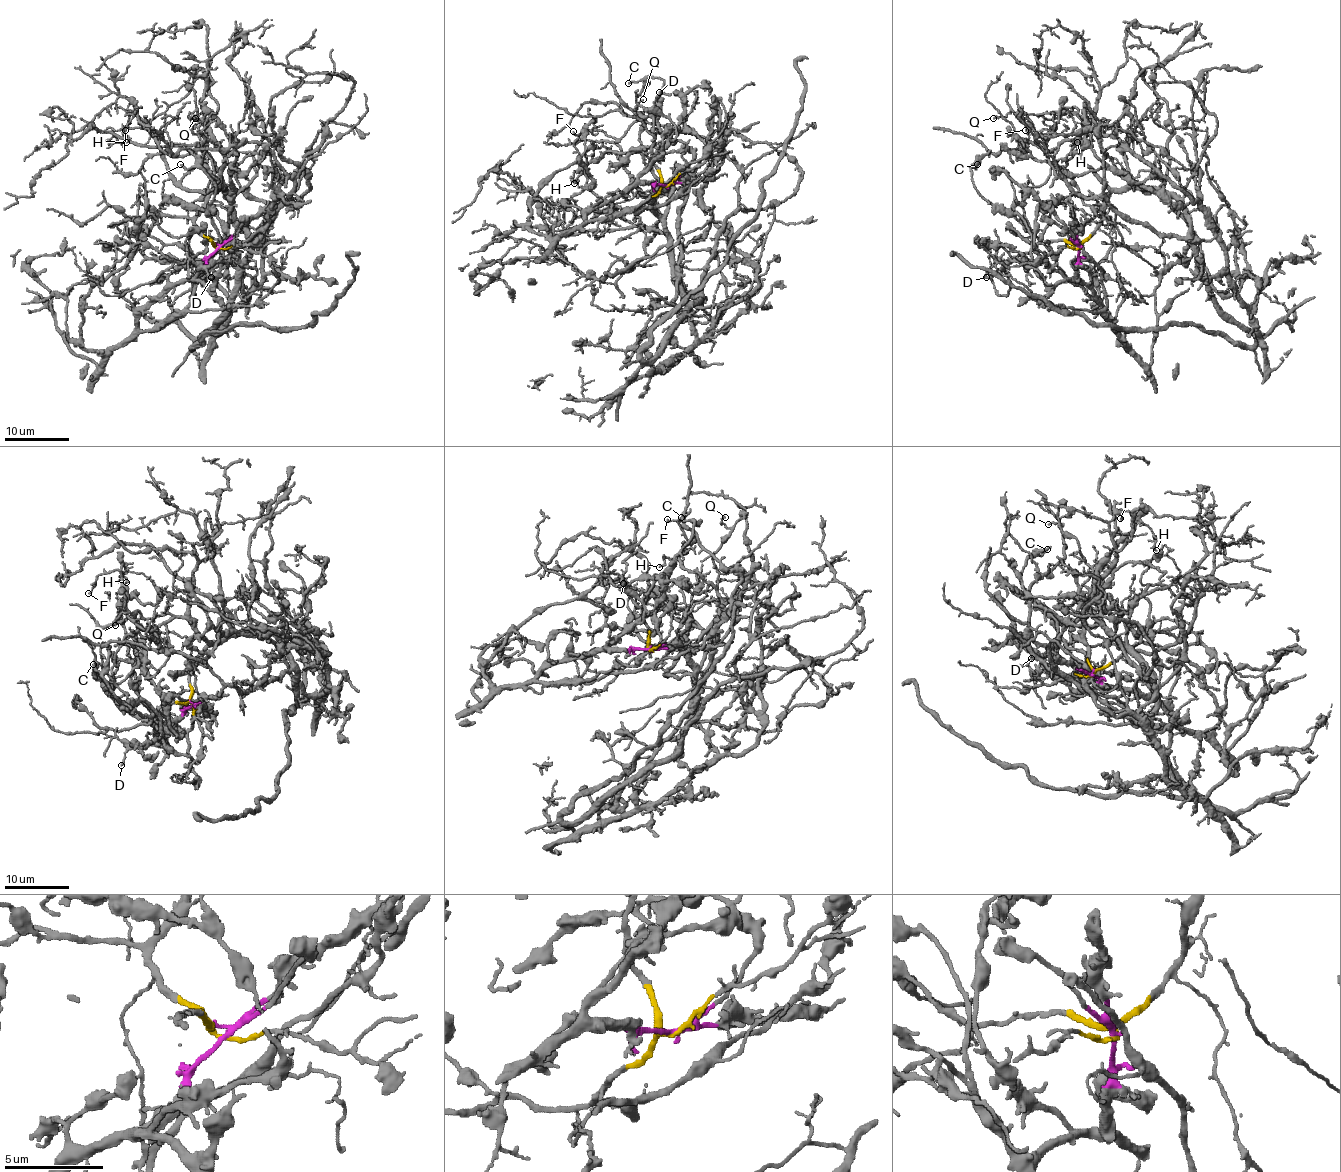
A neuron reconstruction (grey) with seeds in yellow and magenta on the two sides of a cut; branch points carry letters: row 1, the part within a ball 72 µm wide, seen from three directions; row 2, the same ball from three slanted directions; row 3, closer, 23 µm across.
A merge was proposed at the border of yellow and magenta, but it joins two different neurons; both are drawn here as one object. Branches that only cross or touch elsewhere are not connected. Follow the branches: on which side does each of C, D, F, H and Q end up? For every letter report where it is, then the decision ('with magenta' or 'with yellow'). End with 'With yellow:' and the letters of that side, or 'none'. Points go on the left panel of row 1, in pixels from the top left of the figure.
C: at (180, 164); with magenta
D: at (211, 277); with magenta
F: at (125, 130); with yellow
H: at (126, 142); with yellow
Q: at (195, 118); with yellow
With yellow: F, H, Q

